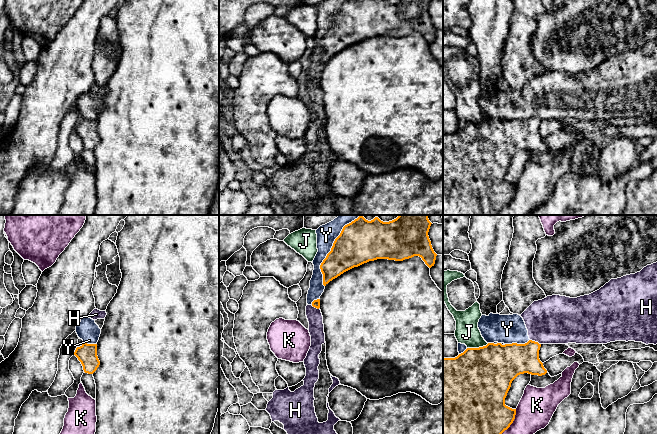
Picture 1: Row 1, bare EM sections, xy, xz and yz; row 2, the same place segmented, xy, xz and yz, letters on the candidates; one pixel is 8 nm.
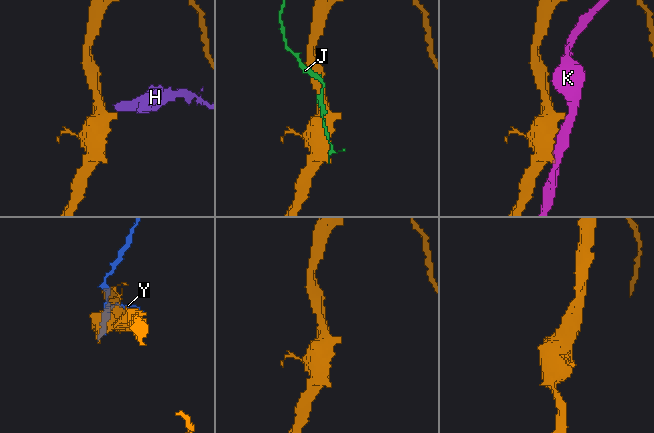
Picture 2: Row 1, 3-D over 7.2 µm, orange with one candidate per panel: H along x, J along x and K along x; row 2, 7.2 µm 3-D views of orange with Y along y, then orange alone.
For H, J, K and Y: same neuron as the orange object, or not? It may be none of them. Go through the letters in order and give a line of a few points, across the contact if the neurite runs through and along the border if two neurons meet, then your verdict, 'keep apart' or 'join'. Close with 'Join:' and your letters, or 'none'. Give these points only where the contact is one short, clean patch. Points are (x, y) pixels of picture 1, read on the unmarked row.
H: line yz (530, 115), (540, 120); keep apart
J: keep apart
K: keep apart
Y: keep apart
Join: none

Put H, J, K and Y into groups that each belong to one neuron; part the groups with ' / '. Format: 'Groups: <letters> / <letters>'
Groups: H Y / J / K

